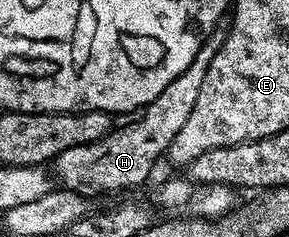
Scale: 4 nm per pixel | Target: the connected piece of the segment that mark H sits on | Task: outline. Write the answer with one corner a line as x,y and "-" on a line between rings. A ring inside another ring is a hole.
216,29
203,42
197,57
181,73
181,77
173,77
165,90
153,97
147,107
142,108
141,116
136,123
127,123
124,127
116,126
110,135
98,139
89,145
79,145
73,149
65,149
53,160
53,175
59,179
64,188
75,191
78,195
94,197
94,195
115,195
118,191
127,191
130,187
139,187
151,175
155,162
166,156
171,149
173,137
181,133
185,121
189,121
189,113
193,113
193,105
197,105
197,97
201,94
201,84
205,81
205,73
209,63
227,40
227,31

